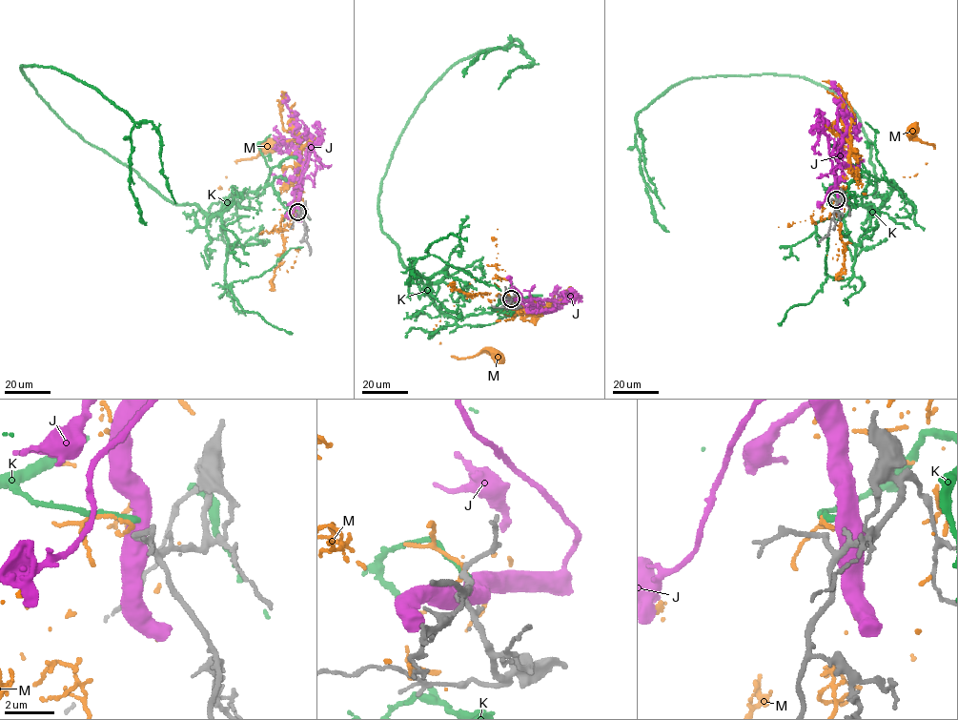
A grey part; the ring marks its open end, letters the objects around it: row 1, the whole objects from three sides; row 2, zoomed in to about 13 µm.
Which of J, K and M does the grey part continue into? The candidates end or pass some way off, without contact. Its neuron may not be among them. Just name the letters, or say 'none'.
none

